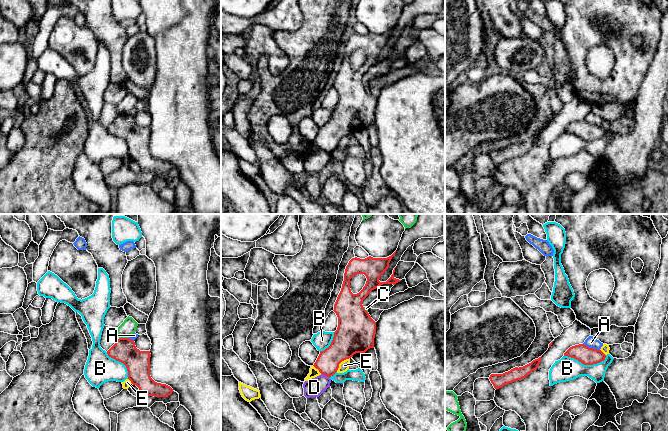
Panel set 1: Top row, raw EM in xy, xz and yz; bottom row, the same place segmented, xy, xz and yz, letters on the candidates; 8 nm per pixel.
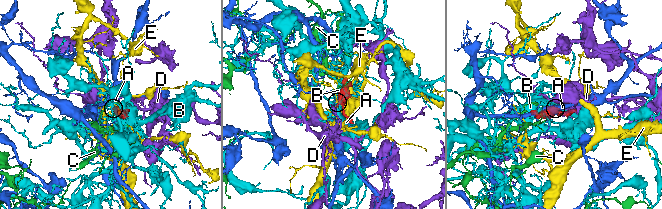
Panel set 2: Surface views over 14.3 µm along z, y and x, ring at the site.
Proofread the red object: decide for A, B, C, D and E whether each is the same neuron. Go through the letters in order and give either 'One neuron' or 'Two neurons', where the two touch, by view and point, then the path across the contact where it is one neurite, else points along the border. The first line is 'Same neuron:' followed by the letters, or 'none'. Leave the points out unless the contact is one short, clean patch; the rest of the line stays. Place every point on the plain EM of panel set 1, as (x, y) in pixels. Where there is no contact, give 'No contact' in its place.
Same neuron: none
A: Two neurons. Touches red at yz (591, 124). Boundary: yz (583, 119), (599, 126)
B: Two neurons. Touches red at yz (585, 140)
C: Two neurons. Touches red at xy (123, 114)
D: Two neurons. Touches red at xz (325, 151). Boundary: xz (321, 149), (329, 153)
E: Two neurons. Touches red at xz (340, 138)

